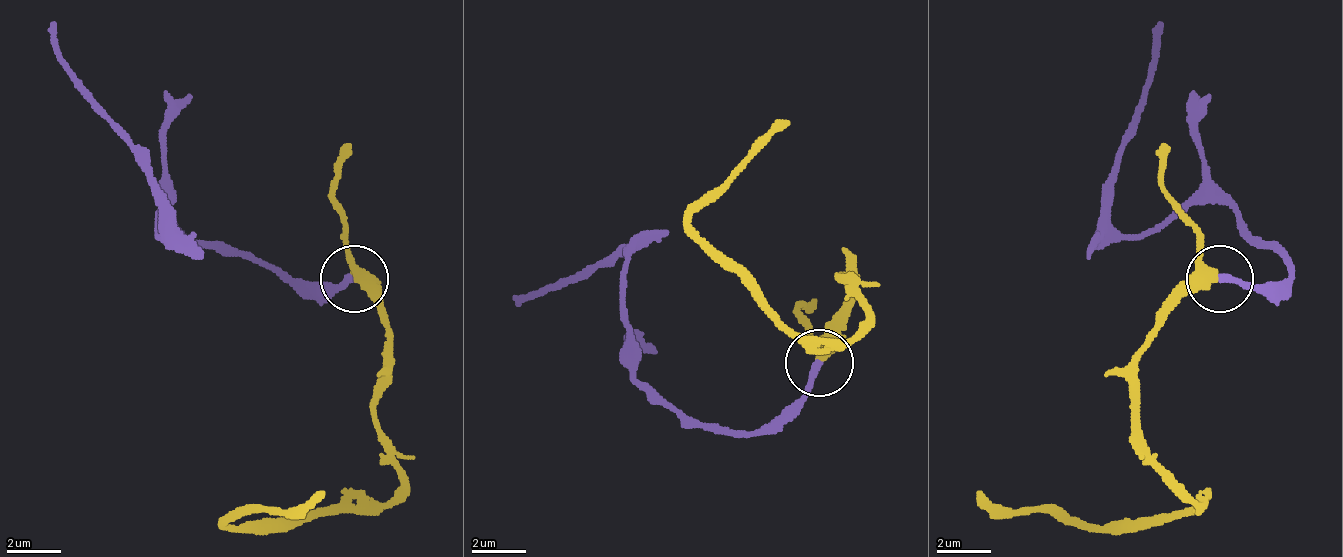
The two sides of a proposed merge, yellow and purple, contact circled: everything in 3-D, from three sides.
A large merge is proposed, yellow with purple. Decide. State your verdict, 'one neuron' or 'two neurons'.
one neuron

